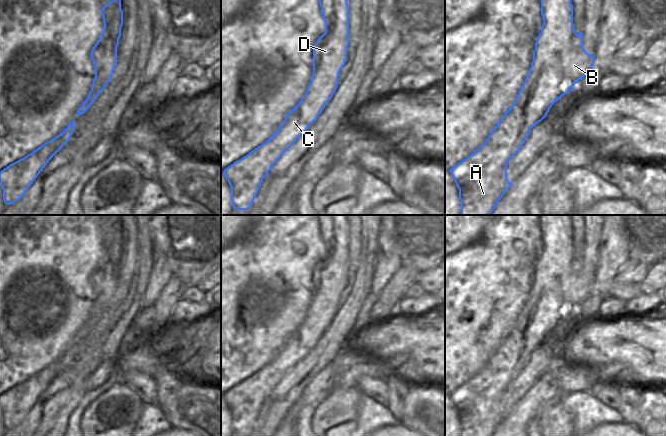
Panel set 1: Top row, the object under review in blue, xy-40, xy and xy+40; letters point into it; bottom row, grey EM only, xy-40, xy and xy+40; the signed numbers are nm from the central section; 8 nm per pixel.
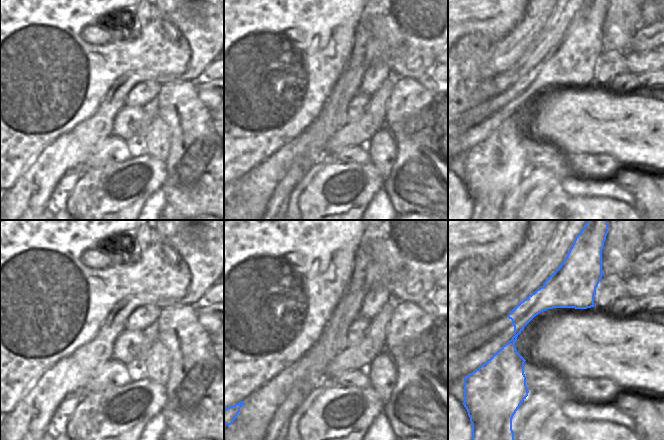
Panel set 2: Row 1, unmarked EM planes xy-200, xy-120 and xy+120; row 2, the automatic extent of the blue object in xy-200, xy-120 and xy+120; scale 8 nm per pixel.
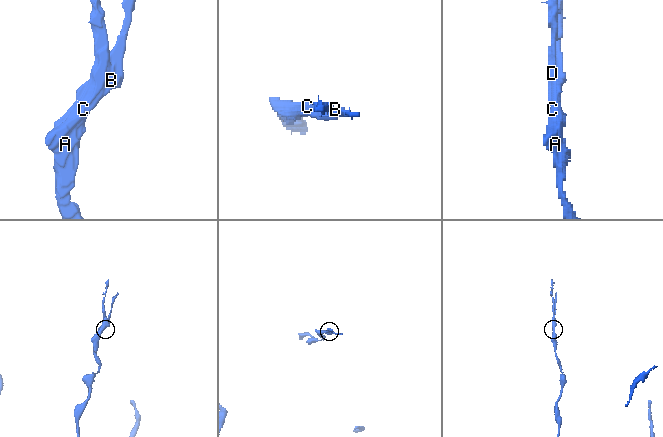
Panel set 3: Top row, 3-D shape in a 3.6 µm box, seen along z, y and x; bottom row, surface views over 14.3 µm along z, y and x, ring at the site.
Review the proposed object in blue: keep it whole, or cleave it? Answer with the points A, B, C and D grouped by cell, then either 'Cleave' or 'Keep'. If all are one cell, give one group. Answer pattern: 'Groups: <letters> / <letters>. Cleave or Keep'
Groups: A C D / B. Cleave.

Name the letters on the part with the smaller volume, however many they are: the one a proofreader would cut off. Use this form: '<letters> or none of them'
B.

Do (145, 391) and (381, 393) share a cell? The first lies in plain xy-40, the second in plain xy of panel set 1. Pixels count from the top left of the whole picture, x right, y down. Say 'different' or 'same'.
same

